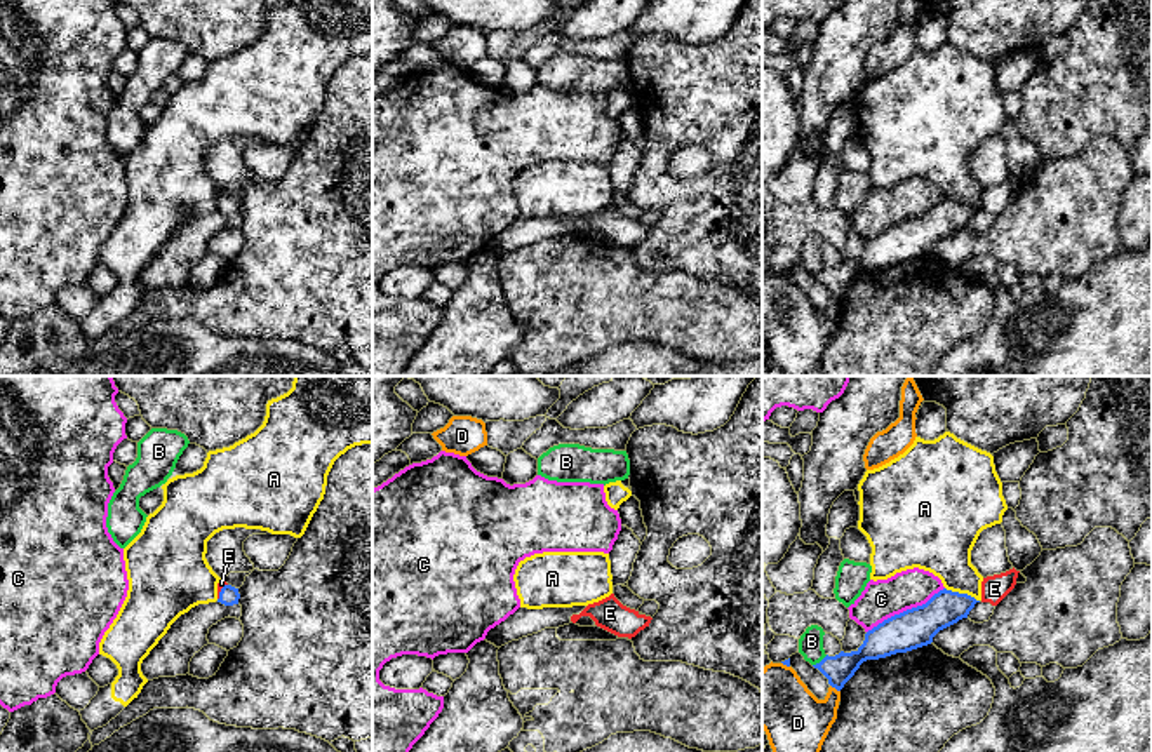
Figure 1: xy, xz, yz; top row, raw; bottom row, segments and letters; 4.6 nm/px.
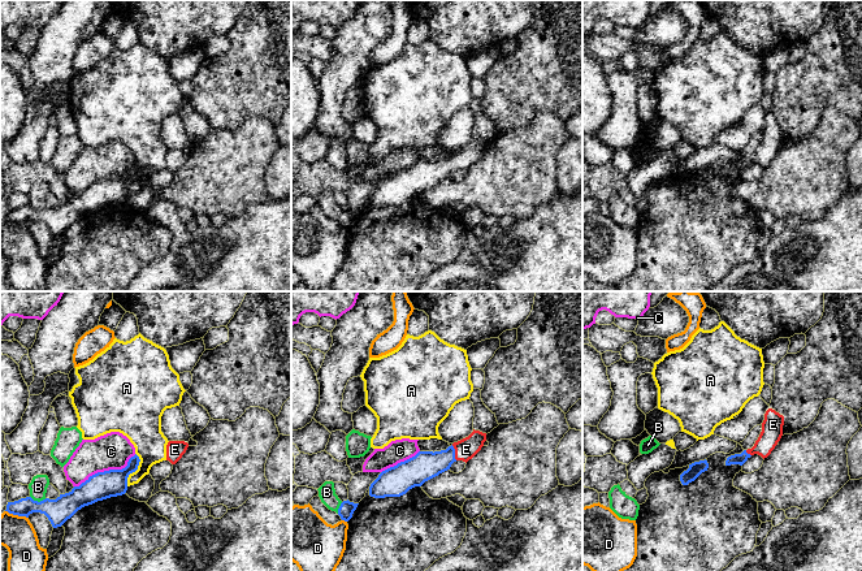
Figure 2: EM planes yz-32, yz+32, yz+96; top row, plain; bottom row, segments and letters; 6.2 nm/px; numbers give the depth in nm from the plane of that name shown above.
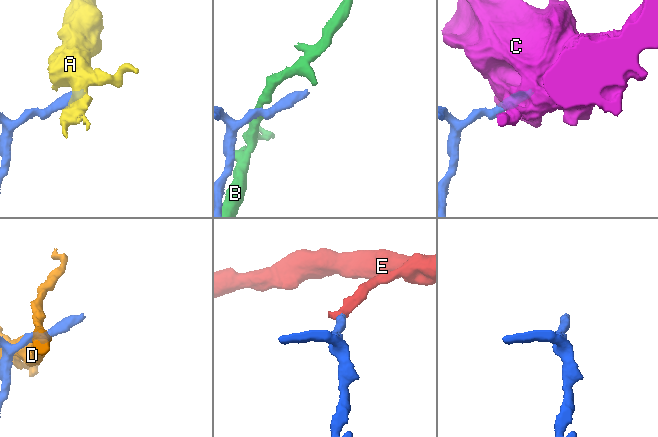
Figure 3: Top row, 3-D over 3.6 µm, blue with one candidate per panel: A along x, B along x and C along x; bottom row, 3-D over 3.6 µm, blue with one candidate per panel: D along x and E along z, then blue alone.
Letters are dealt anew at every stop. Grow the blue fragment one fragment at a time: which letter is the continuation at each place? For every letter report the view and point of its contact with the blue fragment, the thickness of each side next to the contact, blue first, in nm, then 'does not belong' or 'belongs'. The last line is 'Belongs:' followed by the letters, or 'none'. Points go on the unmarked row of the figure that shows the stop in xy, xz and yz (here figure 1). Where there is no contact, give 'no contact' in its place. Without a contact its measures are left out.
A: yz (963, 204) | 170/280 nm | does not belong
B: yz (822, 270) | 140/110 nm | does not belong
C: yz (907, 220) | 180/180 nm | does not belong
D: yz (836, 298) | 140/300 nm | does not belong
E: xy (220, 202) | 90/40 nm | belongs
Belongs: E

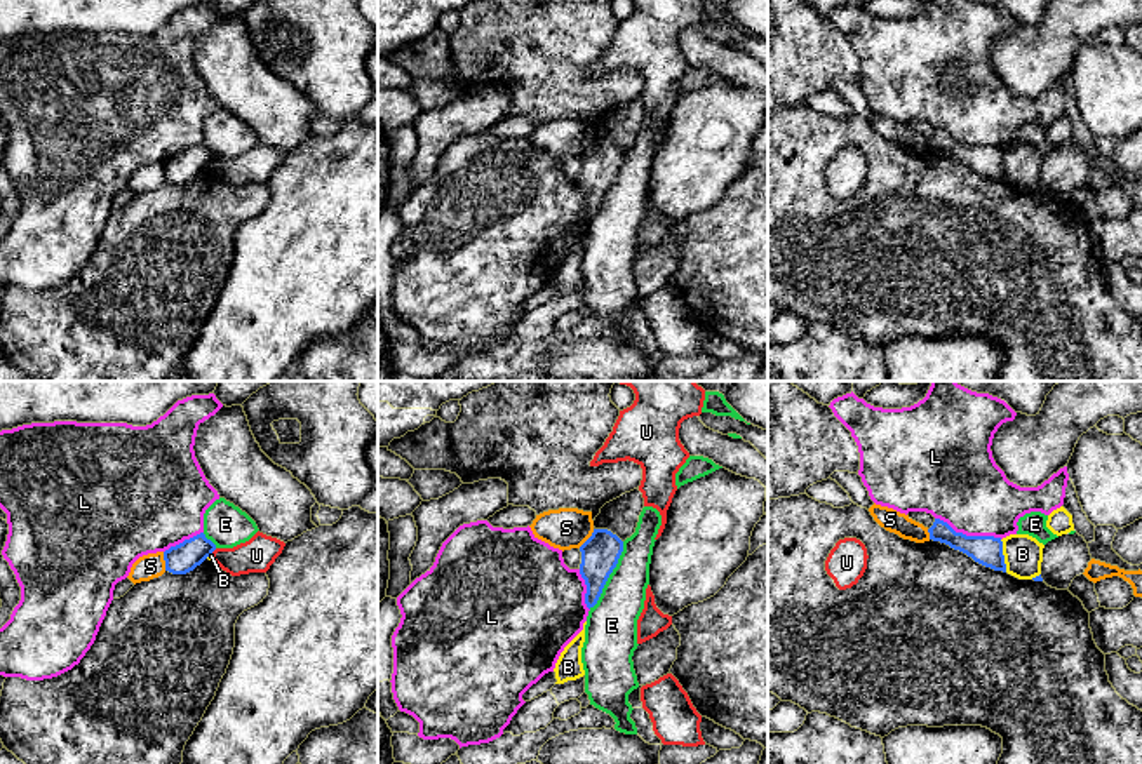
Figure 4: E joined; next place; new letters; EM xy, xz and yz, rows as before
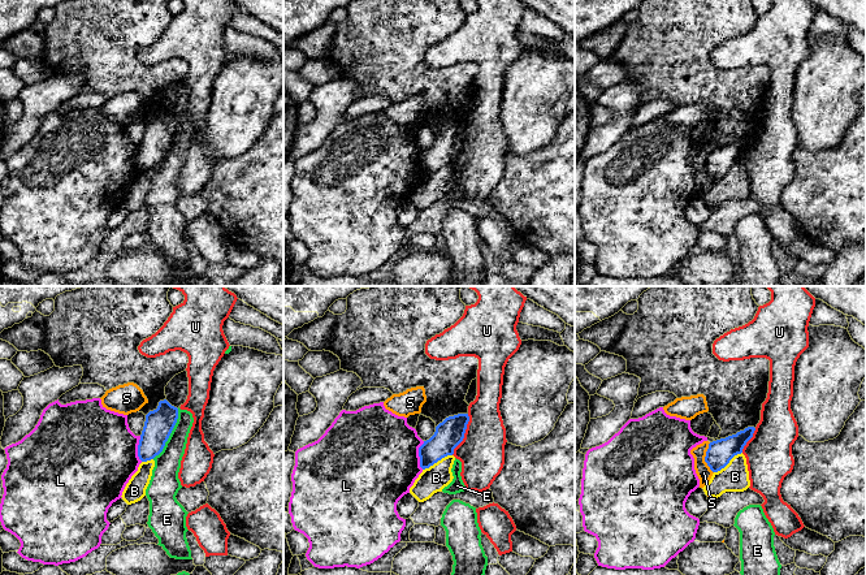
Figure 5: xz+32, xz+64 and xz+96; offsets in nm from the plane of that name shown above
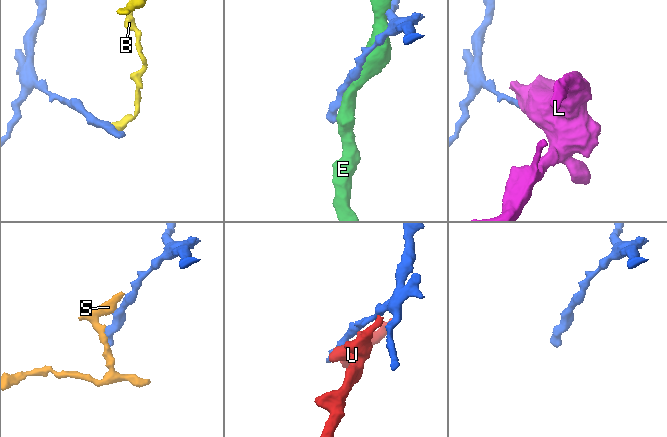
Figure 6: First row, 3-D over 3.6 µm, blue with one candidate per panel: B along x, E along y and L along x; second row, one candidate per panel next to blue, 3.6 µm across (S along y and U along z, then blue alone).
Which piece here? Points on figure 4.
B: yz (1003, 166) | 140/180 nm | does not belong
E: xz (608, 187) | 180/240 nm | does not belong
L: yz (968, 147) | 140/380 nm | does not belong
S: xy (164, 169) | 140/120 nm | does not belong
U: xy (213, 160) | 140/160 nm | does not belong
Belongs: none

